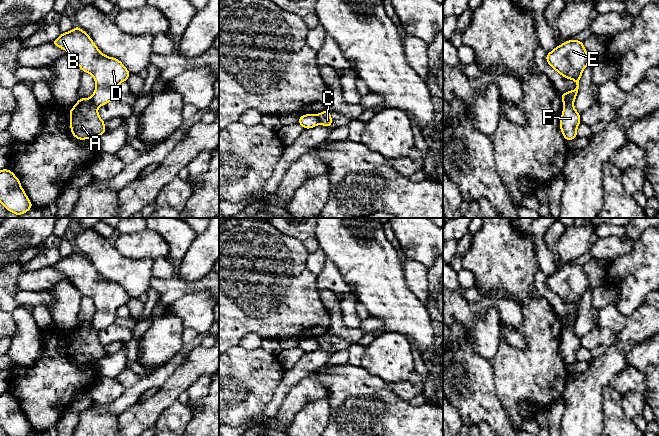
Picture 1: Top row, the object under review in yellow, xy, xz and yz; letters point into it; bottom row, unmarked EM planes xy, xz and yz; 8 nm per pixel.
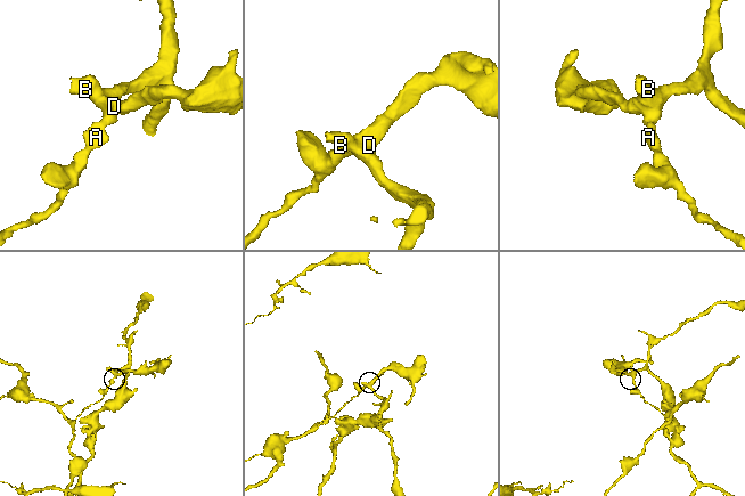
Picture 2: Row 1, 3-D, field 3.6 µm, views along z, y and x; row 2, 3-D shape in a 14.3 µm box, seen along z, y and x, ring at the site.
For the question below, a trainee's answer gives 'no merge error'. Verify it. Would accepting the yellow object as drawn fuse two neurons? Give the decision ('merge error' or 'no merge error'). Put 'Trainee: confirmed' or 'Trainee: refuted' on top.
Trainee: refuted
merge error

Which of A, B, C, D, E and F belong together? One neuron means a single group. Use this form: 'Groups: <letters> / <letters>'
Groups: A F / B C D E

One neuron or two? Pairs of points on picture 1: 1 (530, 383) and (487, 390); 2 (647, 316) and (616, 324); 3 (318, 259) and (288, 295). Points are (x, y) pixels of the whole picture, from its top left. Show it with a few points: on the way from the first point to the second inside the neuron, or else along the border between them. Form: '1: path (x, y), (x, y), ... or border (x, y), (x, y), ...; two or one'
1: border (491, 366), (496, 395), (506, 410); two
2: border (627, 318), (625, 326), (617, 334); two
3: border (308, 254), (306, 267), (316, 275); two

